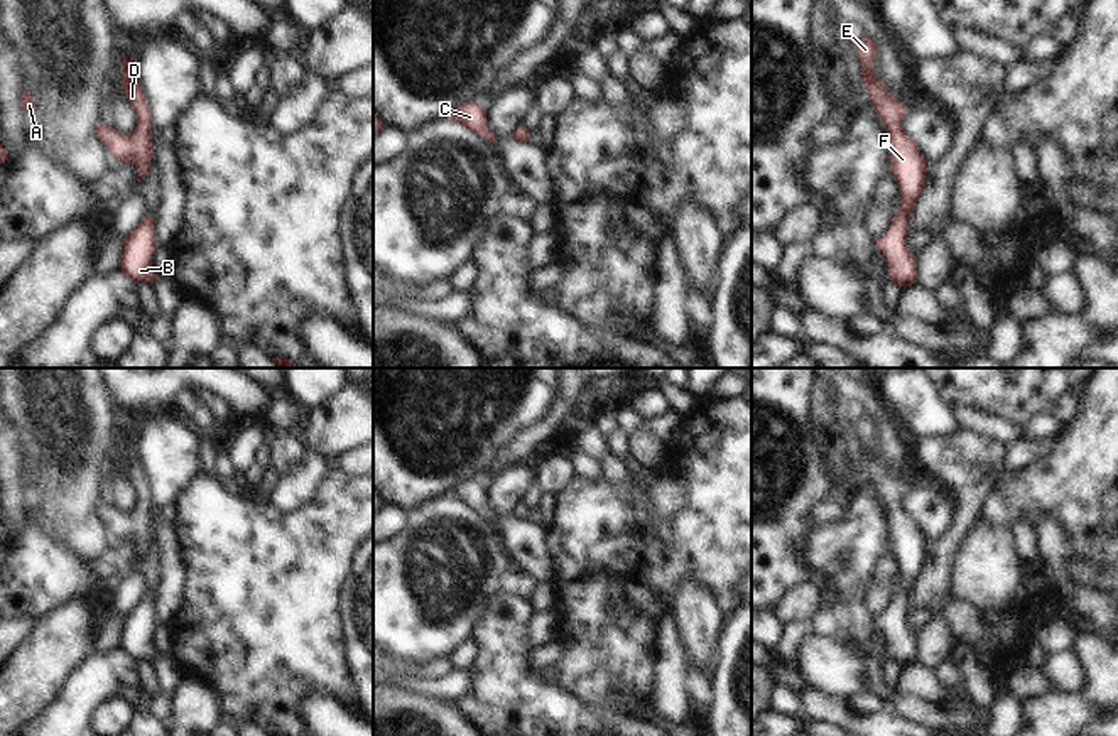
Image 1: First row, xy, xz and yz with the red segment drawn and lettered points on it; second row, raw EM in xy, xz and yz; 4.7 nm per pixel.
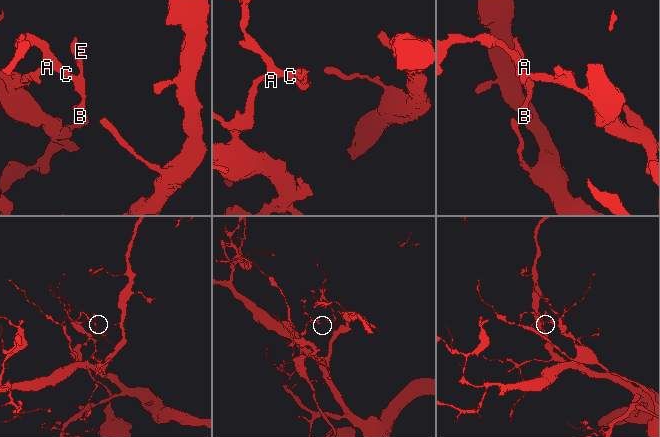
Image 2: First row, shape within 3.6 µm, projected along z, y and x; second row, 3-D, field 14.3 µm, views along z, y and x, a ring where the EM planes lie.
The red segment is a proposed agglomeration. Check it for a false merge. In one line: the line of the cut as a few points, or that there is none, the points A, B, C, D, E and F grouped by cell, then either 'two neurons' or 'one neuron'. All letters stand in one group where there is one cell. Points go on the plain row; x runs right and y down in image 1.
no cut | A B C D E F | one neuron

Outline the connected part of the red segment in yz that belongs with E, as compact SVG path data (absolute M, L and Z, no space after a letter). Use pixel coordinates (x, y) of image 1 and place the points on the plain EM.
M865 412L855 427L861 439L861 456L868 476L883 505L888 508L890 550L898 562L900 574L900 589L895 591L887 611L875 616L875 626L885 633L888 657L905 667L917 660L915 633L909 630L905 616L909 613L910 593L925 562L929 540L902 505L907 490L905 483L890 473L887 464L873 451L876 436L873 415Z

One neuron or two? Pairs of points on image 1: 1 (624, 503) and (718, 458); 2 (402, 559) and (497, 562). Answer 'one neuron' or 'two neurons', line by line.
1: one neuron
2: one neuron

